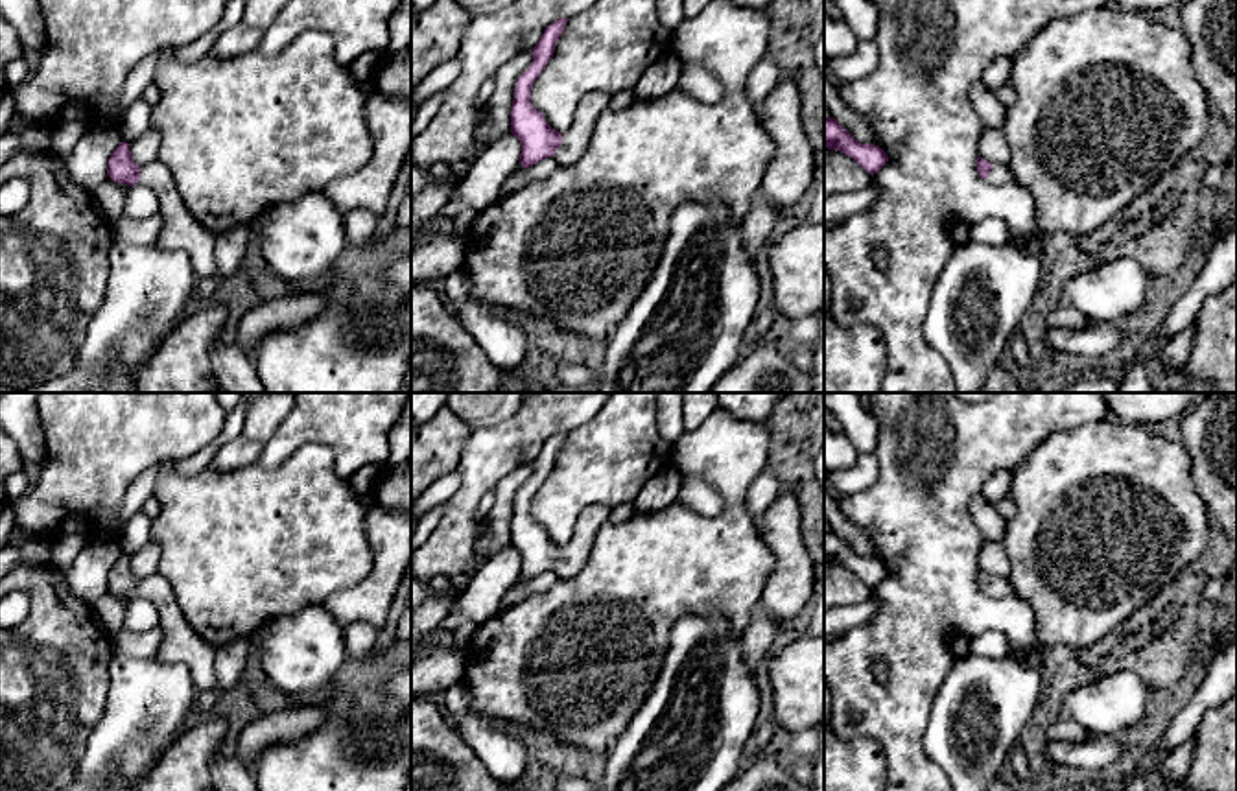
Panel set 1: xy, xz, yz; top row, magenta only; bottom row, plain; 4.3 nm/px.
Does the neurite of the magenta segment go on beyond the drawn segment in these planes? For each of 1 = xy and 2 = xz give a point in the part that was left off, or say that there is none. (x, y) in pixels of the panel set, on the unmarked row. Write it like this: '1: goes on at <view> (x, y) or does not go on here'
1: goes on at xy (181, 644)
2: goes on at xz (576, 552)

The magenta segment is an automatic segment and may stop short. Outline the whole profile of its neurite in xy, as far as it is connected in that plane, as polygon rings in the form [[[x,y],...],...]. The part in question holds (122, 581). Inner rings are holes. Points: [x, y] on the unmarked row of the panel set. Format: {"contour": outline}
{"contour": [[[120,555],[109,572],[107,590],[127,599],[138,594],[149,599],[159,610],[159,627],[162,629],[162,642],[153,658],[168,664],[184,664],[197,691],[216,688],[216,647],[186,623],[175,592],[164,577],[153,575],[140,581],[131,570],[129,557]]]}

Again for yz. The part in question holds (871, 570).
{"contour": [[[835,531],[824,533],[824,561],[842,564],[870,588],[889,575],[887,566],[879,559],[857,555]]]}

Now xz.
{"contour": [[[559,431],[548,439],[533,461],[531,479],[518,490],[511,520],[511,546],[520,553],[520,577],[529,581],[538,573],[555,570],[560,579],[573,577],[586,562],[601,525],[610,509],[588,507],[577,520],[573,537],[559,546],[549,540],[544,527],[531,516],[531,502],[555,466],[555,457],[570,431]]]}

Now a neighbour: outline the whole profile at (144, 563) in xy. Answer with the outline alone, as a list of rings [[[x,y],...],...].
[[[149,540],[136,553],[129,555],[129,564],[131,564],[133,573],[140,581],[144,581],[147,577],[157,575],[159,559],[160,559],[160,546]]]

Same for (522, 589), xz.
[[[548,570],[544,573],[538,573],[536,577],[524,581],[522,577],[503,594],[500,601],[500,608],[511,608],[524,601],[525,597],[533,594],[540,594],[548,588],[551,588],[559,581],[559,573],[555,570]]]

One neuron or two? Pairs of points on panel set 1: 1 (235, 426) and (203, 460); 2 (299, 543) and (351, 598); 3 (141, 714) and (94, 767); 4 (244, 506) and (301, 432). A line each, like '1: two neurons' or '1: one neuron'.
1: one neuron
2: two neurons
3: one neuron
4: two neurons

